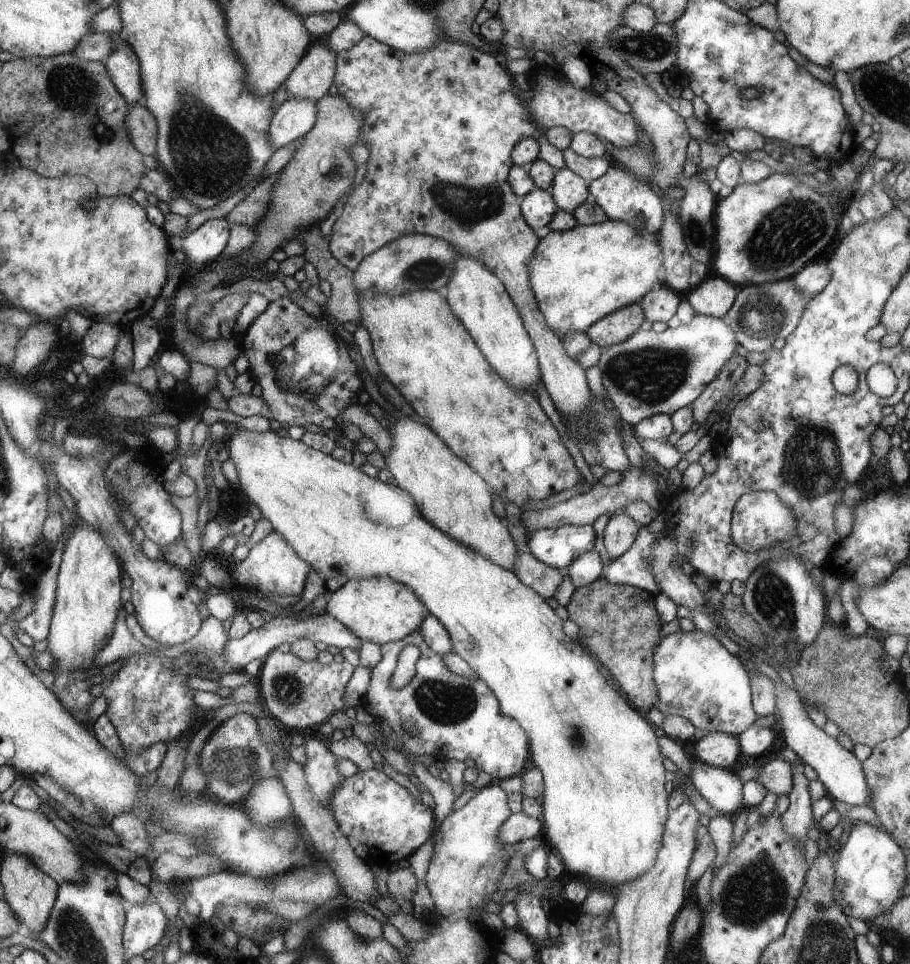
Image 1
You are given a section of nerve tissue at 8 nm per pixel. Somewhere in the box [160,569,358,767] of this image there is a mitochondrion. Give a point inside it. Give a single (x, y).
(287, 689)

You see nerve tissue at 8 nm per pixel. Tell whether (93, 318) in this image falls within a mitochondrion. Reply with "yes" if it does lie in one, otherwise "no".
no

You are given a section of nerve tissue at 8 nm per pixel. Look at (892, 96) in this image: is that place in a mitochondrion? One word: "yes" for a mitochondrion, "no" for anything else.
yes

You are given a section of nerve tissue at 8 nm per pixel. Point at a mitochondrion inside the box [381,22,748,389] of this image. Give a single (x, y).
(467, 205)

